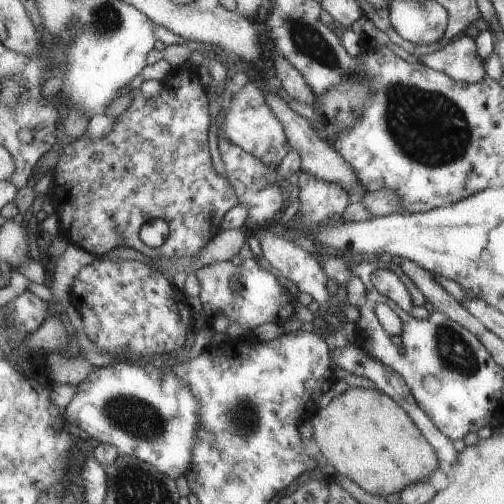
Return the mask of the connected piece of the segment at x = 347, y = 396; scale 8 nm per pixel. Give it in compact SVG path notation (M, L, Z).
M349 387L333 397L324 408L311 413L312 438L315 449L331 462L336 474L347 477L351 482L363 488L365 492L382 497L417 481L429 479L429 474L437 470L437 458L433 447L423 438L421 431L414 425L406 410L397 408L397 403L379 389Z

